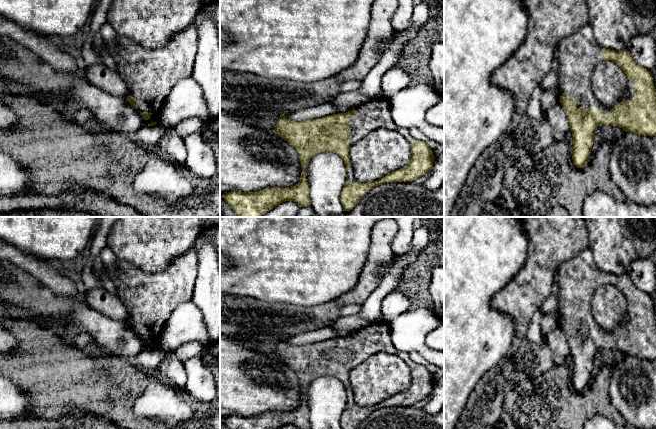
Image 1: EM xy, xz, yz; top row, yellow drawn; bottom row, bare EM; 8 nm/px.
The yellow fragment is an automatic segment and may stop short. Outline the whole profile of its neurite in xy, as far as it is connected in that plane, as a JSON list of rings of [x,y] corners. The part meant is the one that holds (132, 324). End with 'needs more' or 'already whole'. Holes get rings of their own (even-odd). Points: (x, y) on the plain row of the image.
[[[191,247],[158,273],[145,273],[119,259],[117,266],[119,272],[105,268],[128,309],[126,324],[149,350],[154,350],[172,312],[182,303],[192,301],[198,275],[195,249]]]; needs more

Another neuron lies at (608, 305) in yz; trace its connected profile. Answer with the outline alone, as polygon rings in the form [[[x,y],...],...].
[[[602,285],[592,297],[591,313],[602,329],[612,333],[616,328],[627,324],[627,301],[615,286]]]

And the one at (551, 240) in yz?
[[[519,217],[523,230],[528,238],[528,252],[526,261],[513,279],[491,299],[491,306],[509,315],[515,322],[514,340],[521,340],[526,336],[528,326],[534,313],[540,309],[542,303],[550,296],[554,274],[561,263],[578,255],[588,247],[589,230],[584,217]]]

